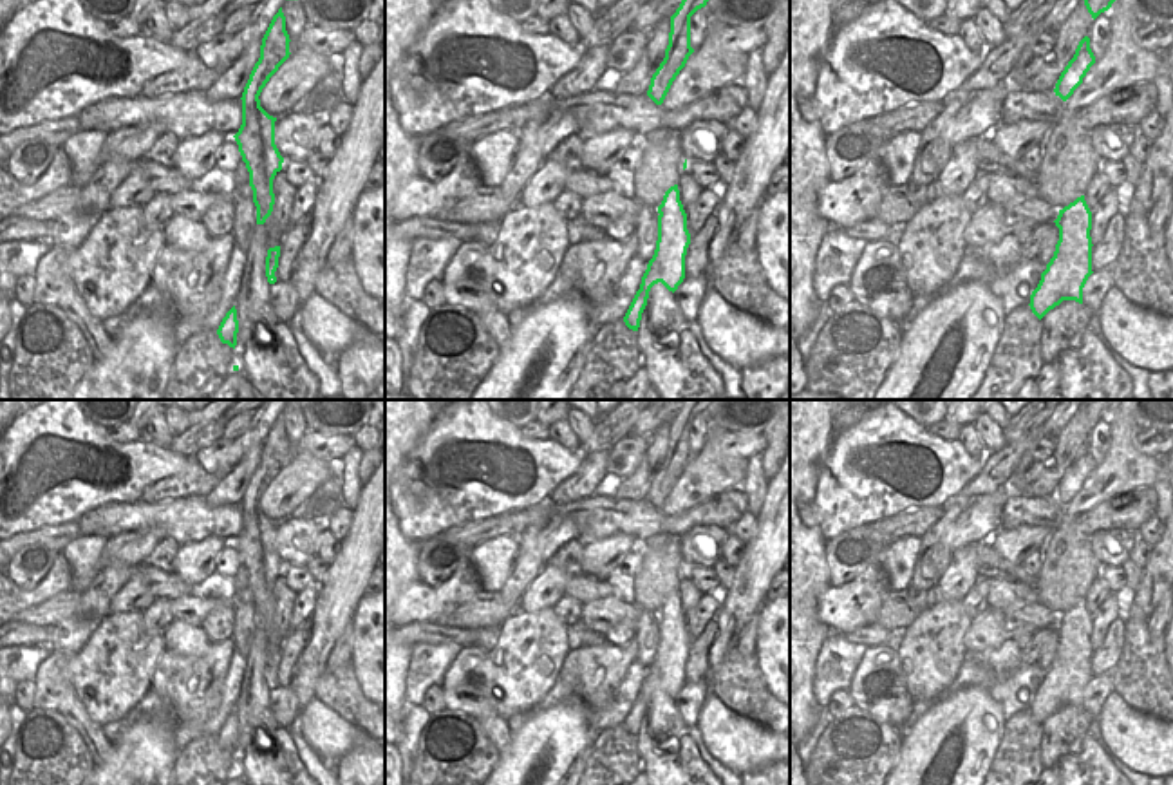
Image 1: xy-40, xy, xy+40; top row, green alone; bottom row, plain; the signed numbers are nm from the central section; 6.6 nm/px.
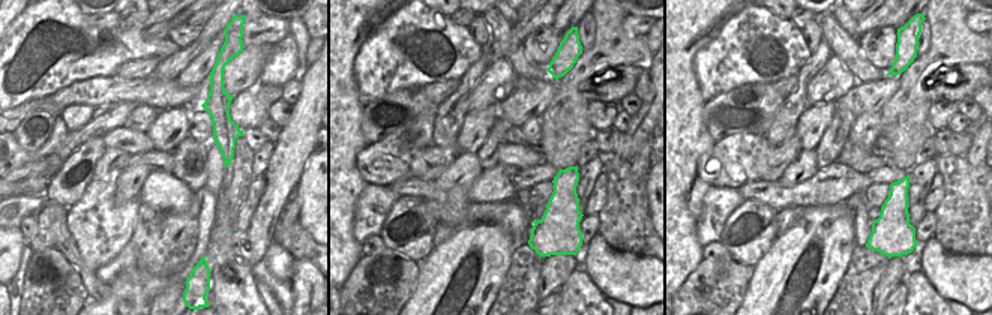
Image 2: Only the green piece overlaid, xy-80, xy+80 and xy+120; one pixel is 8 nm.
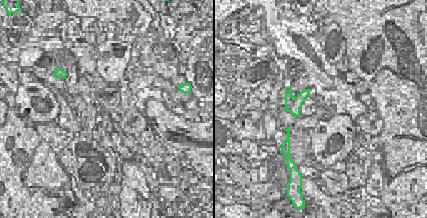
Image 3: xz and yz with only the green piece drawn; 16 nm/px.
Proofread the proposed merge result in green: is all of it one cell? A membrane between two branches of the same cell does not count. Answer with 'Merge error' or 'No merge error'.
Merge error.

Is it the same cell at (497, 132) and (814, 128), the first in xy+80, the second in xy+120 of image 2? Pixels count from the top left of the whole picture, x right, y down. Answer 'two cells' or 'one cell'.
two cells

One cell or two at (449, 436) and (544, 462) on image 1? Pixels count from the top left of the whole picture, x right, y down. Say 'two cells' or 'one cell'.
one cell

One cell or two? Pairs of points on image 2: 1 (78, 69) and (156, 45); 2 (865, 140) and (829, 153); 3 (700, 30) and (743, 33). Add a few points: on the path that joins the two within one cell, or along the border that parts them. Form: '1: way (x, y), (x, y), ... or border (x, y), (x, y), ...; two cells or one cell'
1: way (98, 51), (116, 47), (137, 47); one cell
2: border (847, 137), (848, 141); two cells
3: border (734, 15), (694, 57); two cells

